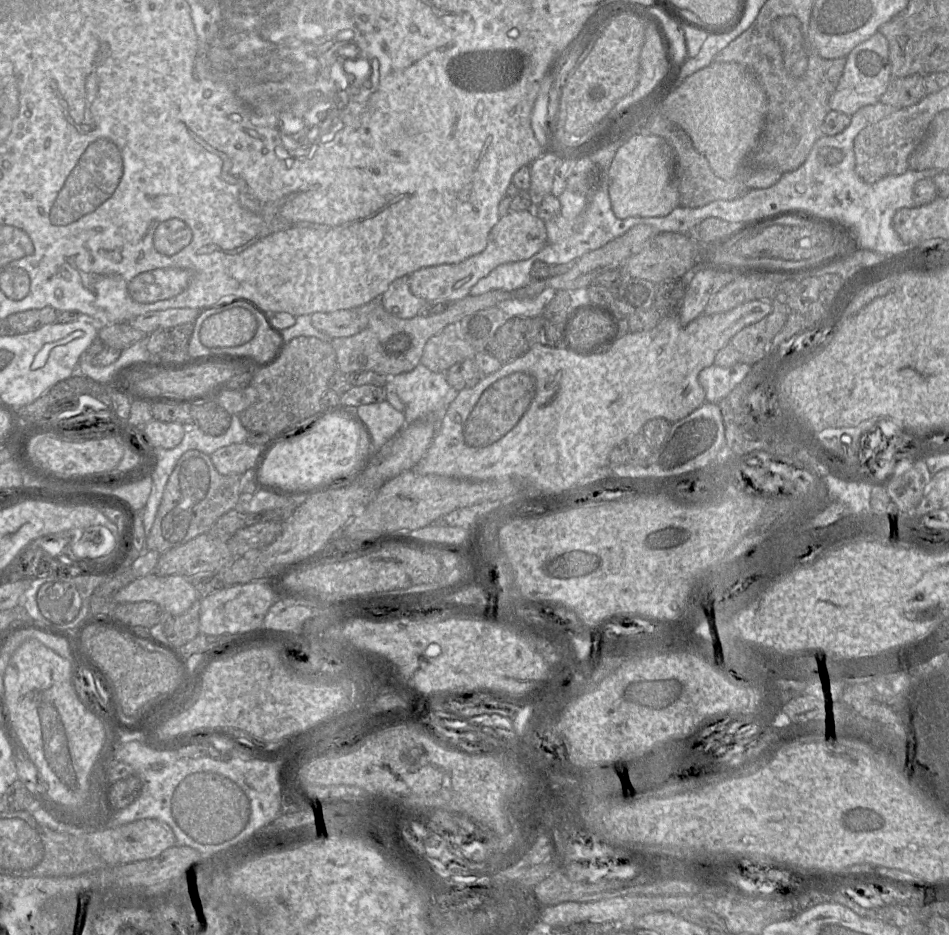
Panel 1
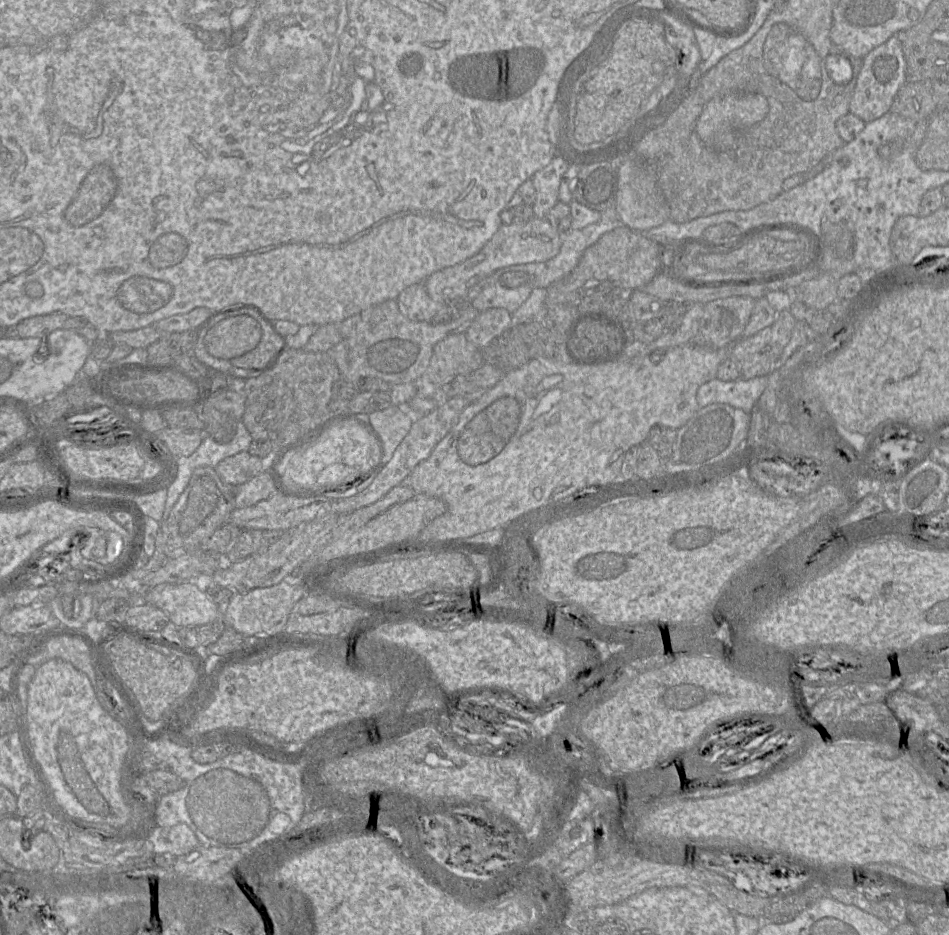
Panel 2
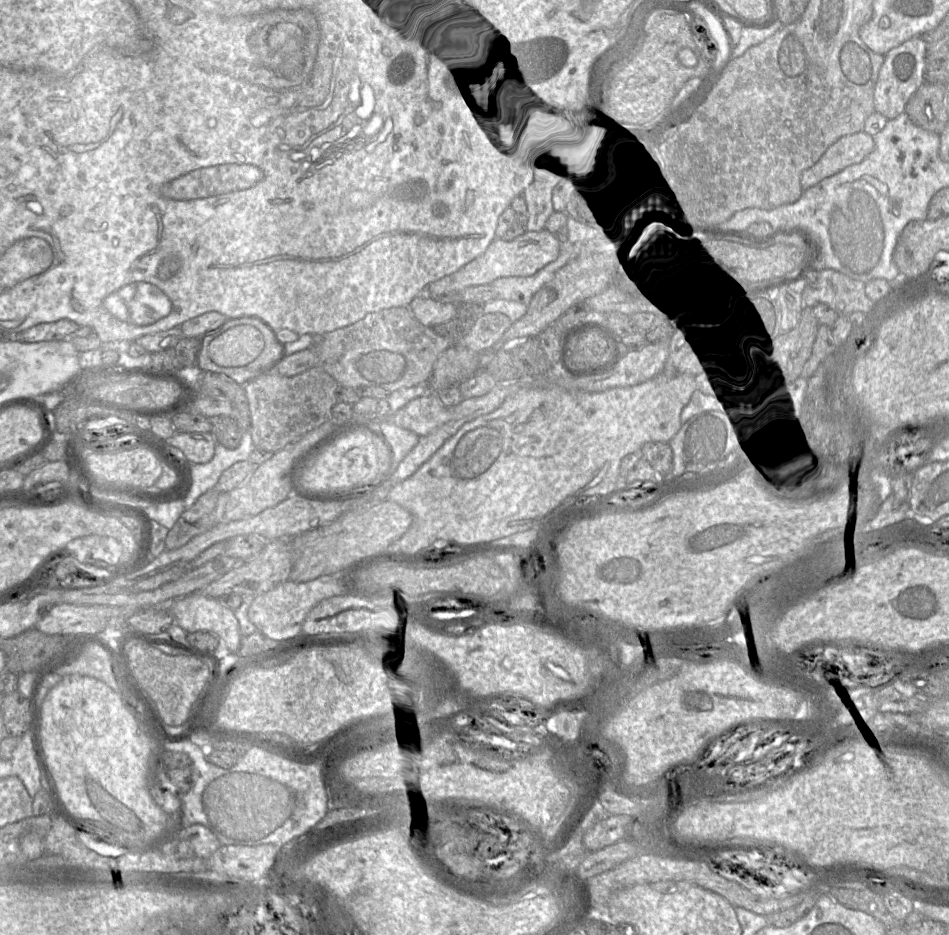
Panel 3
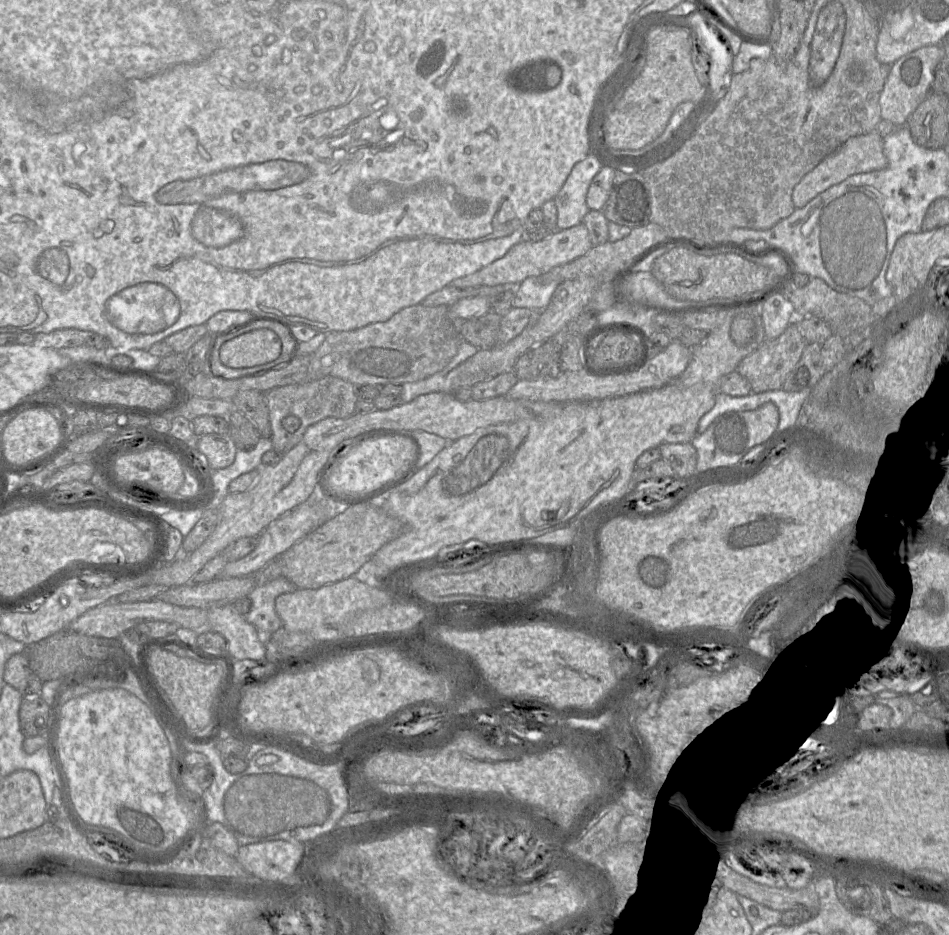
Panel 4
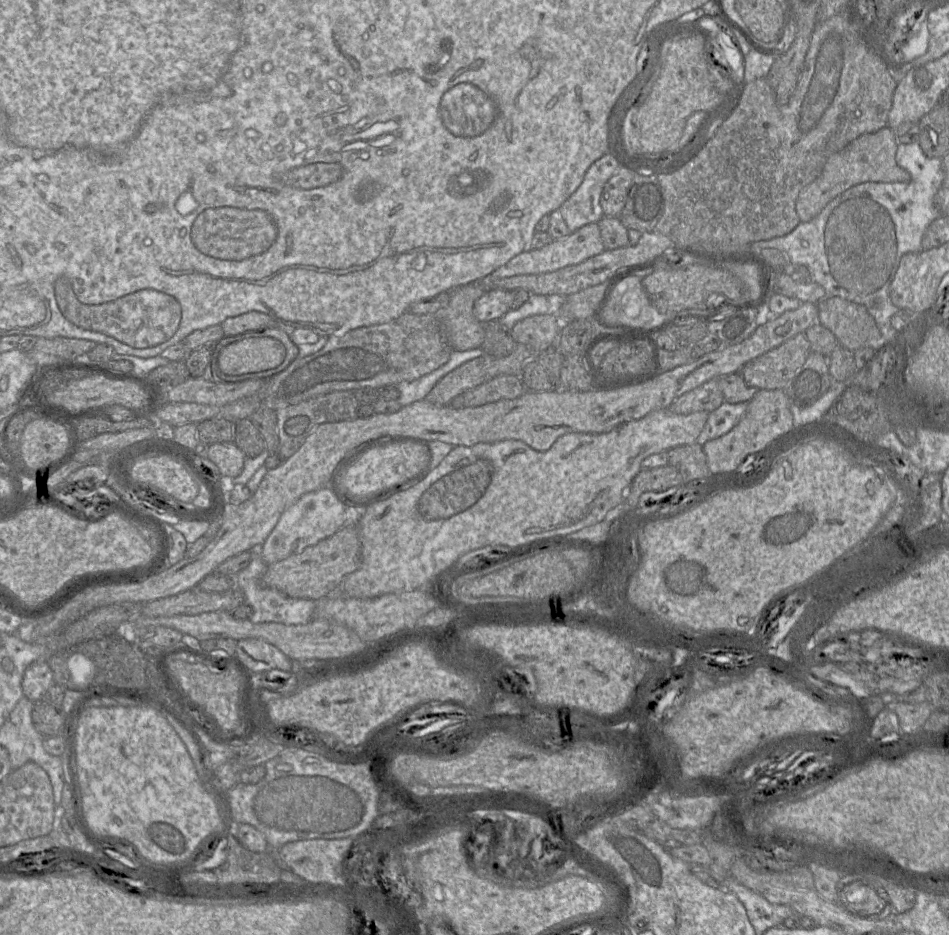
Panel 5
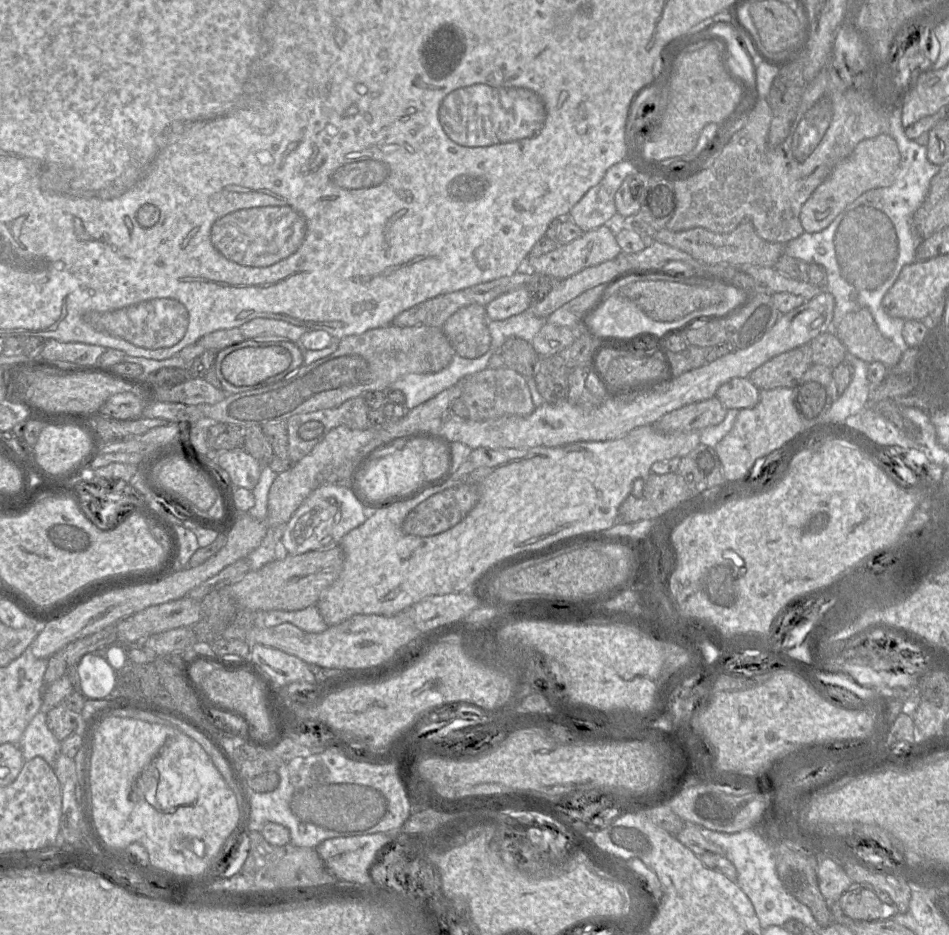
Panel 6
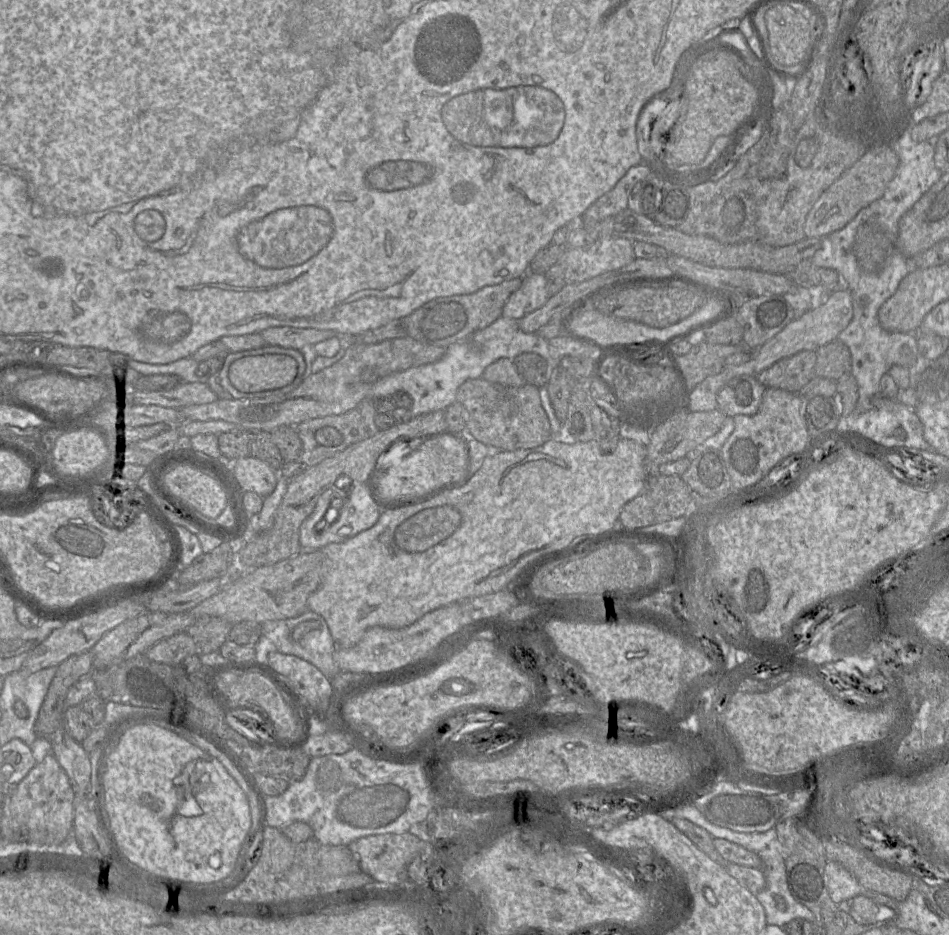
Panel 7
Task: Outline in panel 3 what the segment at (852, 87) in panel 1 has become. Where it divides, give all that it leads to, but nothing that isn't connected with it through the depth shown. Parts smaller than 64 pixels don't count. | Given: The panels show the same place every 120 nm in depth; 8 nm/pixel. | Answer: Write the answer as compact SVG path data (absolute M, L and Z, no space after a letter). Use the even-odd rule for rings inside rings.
M922 37L911 38L884 55L884 62L874 87L874 112L891 120L902 114L916 90L925 82L926 42Z

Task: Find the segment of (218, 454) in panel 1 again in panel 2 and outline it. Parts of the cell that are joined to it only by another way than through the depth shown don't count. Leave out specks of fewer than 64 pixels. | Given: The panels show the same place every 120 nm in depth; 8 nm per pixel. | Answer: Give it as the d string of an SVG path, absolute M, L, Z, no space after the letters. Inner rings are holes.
M248 451L223 459L215 470L227 484L239 486L254 476L266 472L270 457L259 458Z

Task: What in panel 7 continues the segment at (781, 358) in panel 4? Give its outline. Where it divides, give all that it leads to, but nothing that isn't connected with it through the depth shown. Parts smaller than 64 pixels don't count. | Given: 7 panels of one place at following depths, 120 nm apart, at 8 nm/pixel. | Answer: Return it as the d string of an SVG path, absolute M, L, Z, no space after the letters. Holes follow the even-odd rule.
M815 350L801 351L777 361L756 377L766 388L798 393L815 376L816 360Z

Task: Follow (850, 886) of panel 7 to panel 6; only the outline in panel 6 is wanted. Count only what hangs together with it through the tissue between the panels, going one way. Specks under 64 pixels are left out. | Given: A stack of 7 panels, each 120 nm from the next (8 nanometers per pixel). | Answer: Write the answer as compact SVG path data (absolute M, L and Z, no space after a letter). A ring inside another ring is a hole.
M818 858L818 885L821 894L832 905L840 894L852 884L842 866L830 858Z

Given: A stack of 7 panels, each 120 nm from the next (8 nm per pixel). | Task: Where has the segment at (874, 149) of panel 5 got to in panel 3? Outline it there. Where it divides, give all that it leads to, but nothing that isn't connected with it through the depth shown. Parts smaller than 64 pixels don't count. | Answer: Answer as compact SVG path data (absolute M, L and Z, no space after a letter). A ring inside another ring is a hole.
M859 131L832 144L800 178L802 192L850 165L864 160L874 149L873 136Z

